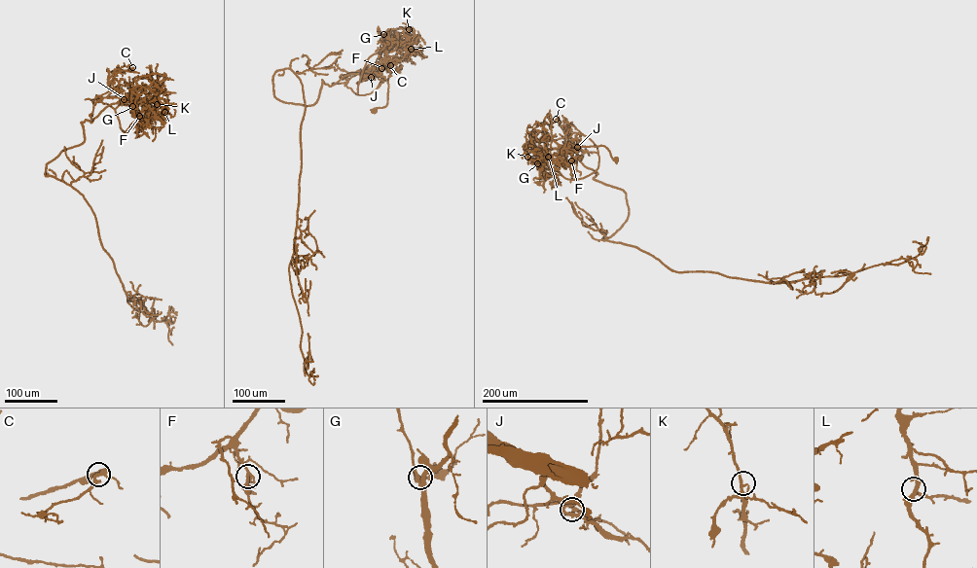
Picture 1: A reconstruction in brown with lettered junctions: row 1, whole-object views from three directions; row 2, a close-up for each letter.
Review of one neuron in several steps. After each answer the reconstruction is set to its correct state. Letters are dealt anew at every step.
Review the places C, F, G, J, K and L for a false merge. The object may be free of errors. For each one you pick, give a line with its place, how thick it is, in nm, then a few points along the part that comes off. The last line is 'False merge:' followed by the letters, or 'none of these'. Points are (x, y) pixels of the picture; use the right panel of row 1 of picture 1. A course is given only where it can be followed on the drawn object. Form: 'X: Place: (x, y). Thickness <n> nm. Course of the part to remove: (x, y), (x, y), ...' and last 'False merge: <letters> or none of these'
J: Place: (577, 147). Thickness 200 nm. Course of the part to remove: (577, 147), (555, 166), (567, 179), (595, 171), (598, 154), (566, 136), (538, 141)
False merge: J

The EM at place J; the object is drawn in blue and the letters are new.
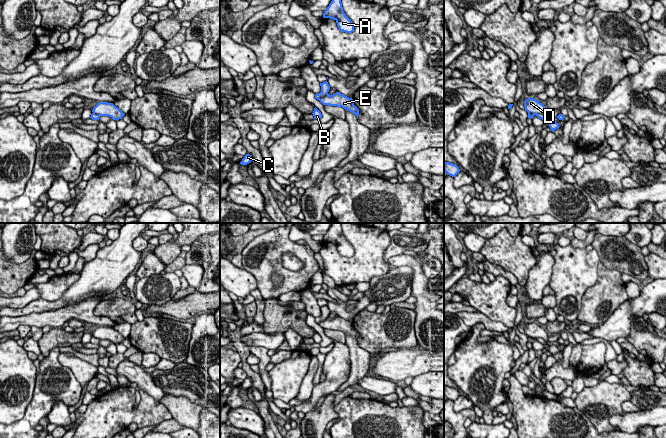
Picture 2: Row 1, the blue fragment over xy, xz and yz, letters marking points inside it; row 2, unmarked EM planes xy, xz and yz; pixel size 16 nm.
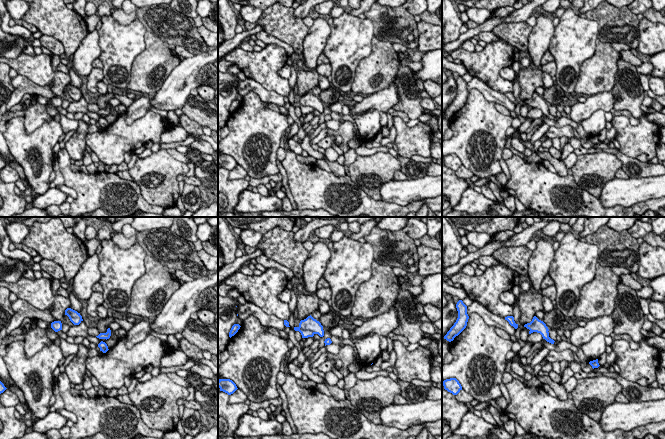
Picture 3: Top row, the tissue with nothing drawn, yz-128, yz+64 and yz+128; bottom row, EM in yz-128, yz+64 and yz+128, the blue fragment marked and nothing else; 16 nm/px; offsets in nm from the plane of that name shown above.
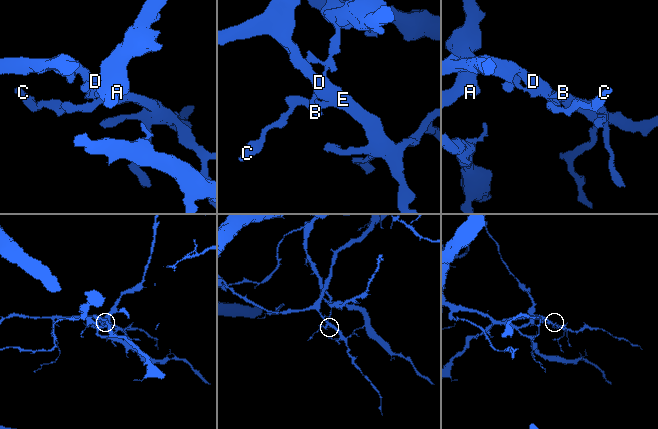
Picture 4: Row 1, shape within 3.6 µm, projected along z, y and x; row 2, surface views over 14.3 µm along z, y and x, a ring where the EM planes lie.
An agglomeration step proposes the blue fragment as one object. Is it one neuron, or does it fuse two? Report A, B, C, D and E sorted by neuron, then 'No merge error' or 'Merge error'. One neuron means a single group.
Groups: A B / C D E. Merge error

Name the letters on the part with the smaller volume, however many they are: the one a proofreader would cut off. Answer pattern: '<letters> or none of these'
C, D, E

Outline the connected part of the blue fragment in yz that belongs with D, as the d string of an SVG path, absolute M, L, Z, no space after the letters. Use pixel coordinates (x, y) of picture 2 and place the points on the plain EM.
M528 322L524 326L525 335L532 338L542 338L548 341L547 332L534 322Z

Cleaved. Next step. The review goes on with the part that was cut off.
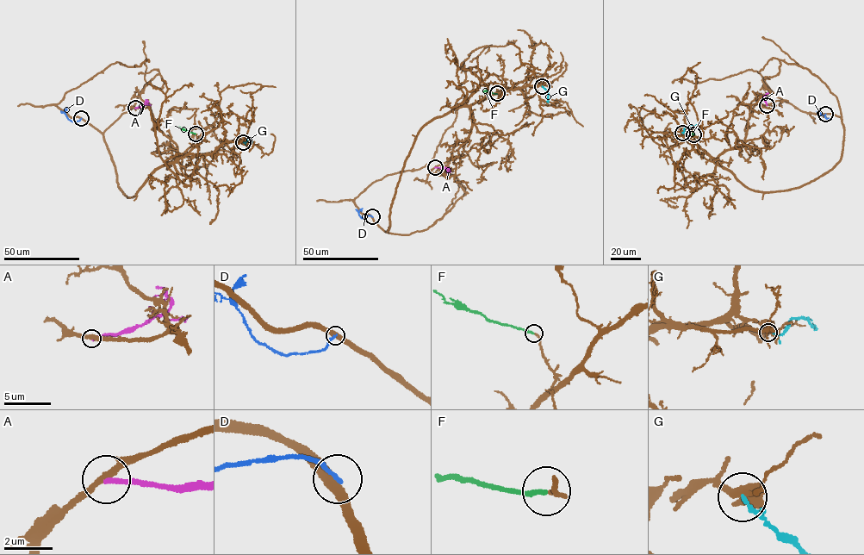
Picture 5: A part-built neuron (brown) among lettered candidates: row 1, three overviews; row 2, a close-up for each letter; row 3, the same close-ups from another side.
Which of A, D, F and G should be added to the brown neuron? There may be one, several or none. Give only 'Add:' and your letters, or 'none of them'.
Add: F

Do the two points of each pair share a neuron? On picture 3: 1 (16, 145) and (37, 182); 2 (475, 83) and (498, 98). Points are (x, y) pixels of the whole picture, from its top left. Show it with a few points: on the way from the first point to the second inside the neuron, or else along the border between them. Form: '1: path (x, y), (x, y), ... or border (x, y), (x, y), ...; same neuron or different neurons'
1: path (24, 154), (24, 159), (30, 165), (32, 173); same neuron
2: path (481, 86), (492, 96); same neuron

